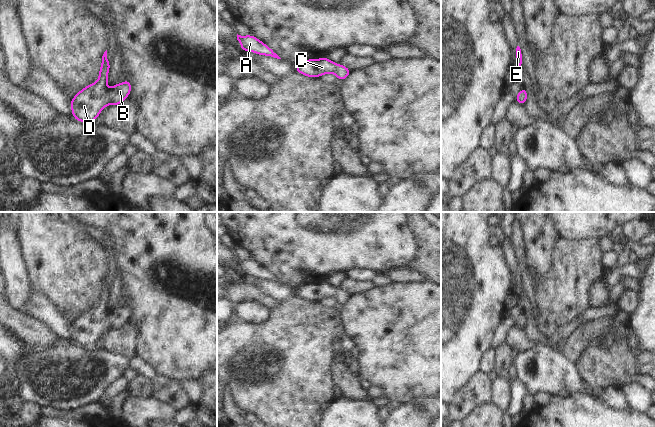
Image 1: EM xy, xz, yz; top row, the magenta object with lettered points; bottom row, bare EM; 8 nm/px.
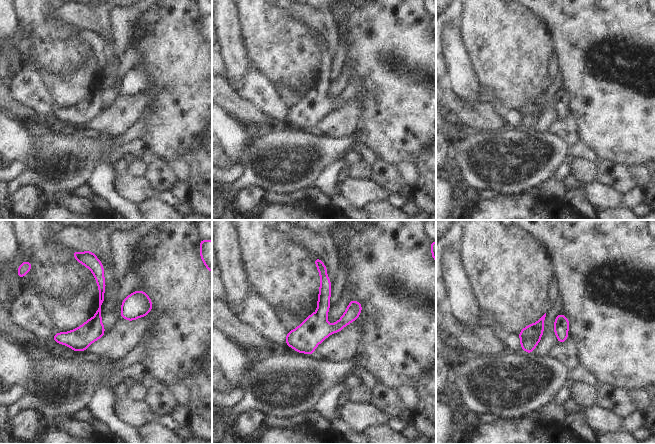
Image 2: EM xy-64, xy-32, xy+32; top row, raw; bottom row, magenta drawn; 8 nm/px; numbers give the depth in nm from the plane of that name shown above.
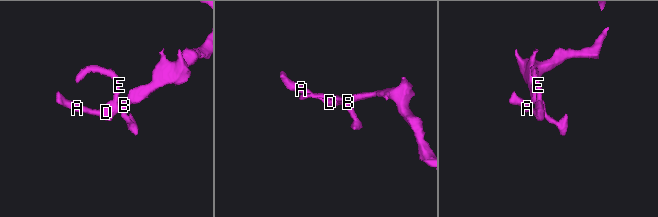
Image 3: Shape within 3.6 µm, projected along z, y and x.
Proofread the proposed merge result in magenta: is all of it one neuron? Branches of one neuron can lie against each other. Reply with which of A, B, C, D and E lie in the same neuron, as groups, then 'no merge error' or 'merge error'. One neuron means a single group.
A B C D E | no merge error

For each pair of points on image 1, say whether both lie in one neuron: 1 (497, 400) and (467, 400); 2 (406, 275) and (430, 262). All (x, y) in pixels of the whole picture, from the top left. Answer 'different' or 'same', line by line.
1: different
2: different

